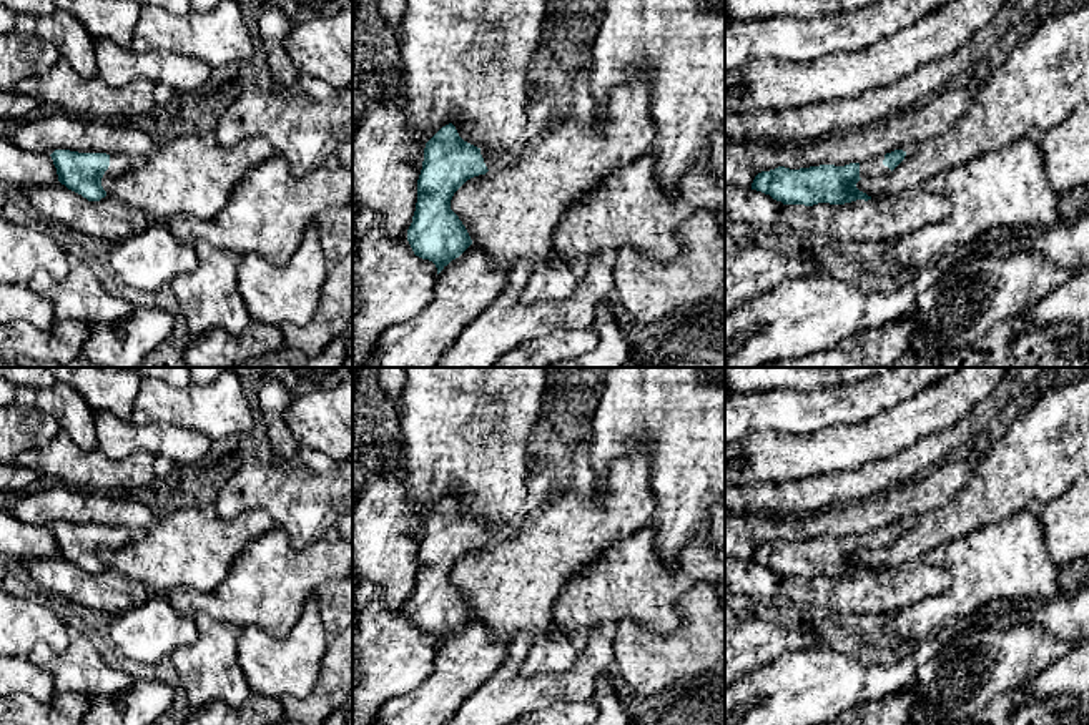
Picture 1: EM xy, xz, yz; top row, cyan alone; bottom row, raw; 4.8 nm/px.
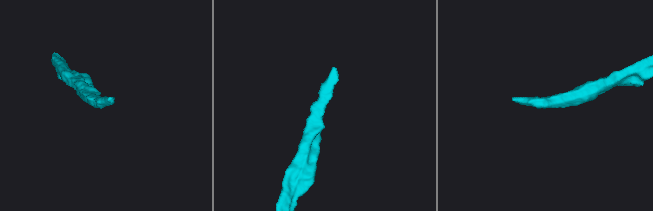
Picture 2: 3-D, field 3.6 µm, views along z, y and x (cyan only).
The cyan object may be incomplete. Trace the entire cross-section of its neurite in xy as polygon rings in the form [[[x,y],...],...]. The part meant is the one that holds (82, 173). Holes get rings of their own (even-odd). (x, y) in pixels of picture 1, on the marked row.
[[[55,150],[50,156],[57,168],[58,181],[88,201],[100,201],[106,196],[101,186],[103,176],[116,176],[136,166],[125,155]]]

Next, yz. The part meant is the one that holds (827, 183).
[[[894,150],[863,163],[845,166],[820,165],[800,170],[778,166],[755,176],[751,190],[770,195],[783,205],[813,206],[818,203],[845,205],[856,200],[871,200],[856,188],[860,180],[878,180],[888,176],[906,156]]]

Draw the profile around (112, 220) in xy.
[[[60,181],[30,186],[27,195],[40,216],[106,243],[140,234],[150,223],[141,210],[125,201],[108,195],[100,201],[88,201]]]

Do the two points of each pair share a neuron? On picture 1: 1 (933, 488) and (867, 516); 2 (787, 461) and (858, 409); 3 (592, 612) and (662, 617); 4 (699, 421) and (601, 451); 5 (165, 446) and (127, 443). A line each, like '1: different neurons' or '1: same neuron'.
1: same neuron
2: different neurons
3: same neuron
4: same neuron
5: same neuron

